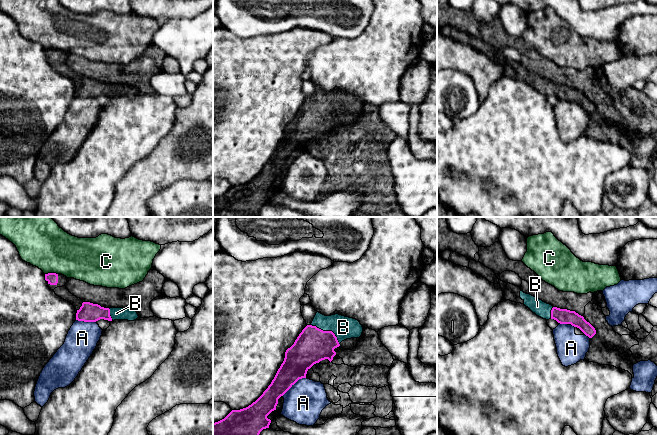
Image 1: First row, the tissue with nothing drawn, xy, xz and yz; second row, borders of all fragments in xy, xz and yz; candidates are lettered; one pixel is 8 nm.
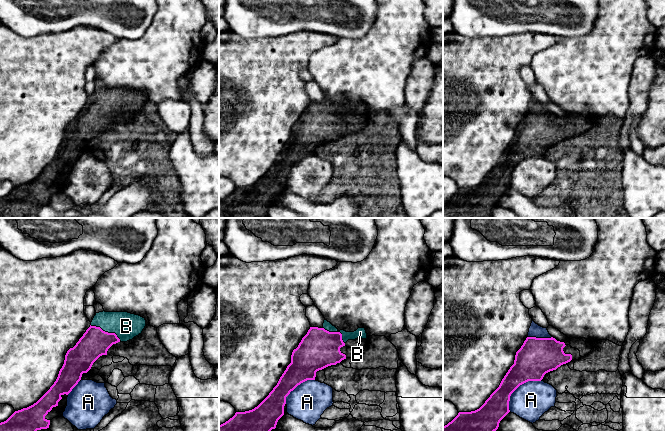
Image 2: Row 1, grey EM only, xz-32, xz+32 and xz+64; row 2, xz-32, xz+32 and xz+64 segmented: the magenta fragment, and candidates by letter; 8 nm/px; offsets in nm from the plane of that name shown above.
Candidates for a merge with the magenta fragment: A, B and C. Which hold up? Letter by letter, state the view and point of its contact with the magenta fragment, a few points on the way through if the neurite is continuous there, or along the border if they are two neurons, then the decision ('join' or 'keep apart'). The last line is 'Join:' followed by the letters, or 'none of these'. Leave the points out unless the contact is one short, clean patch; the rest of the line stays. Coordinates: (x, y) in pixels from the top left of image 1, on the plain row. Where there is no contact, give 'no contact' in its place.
A: meets magenta in xz at (293, 160); keep apart
B: meets magenta in xz at (328, 107); runs through xz (313, 121), (328, 107), (343, 103); join
C: meets magenta in xy at (51, 49); border along xy (57, 49), (45, 50); keep apart
Join: B

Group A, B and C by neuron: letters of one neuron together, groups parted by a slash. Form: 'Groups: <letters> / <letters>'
Groups: A / B / C

